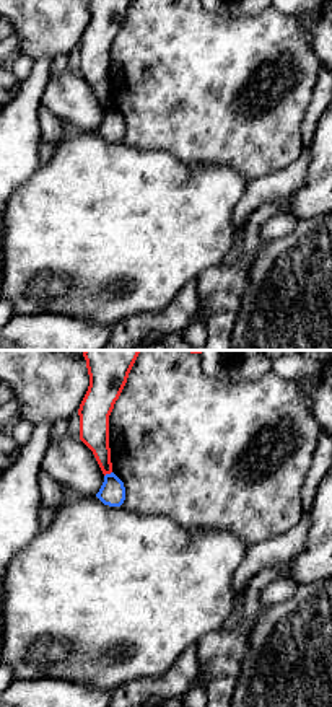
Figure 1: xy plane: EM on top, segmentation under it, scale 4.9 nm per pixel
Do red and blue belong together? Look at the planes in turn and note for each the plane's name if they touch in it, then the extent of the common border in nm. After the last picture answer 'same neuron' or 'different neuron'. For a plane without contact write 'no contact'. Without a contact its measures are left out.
contact in xy; length 50 nm

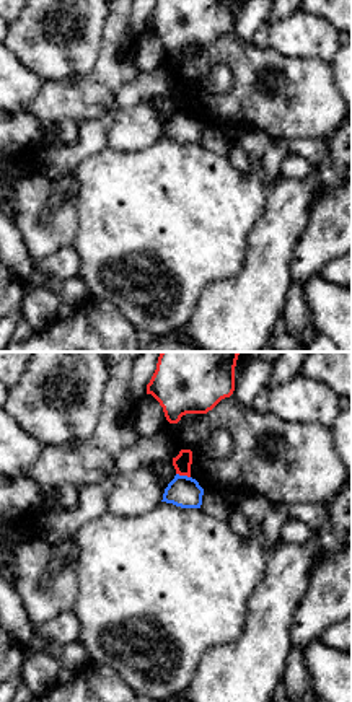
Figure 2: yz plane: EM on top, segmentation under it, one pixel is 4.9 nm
contact in yz; length 80 nm

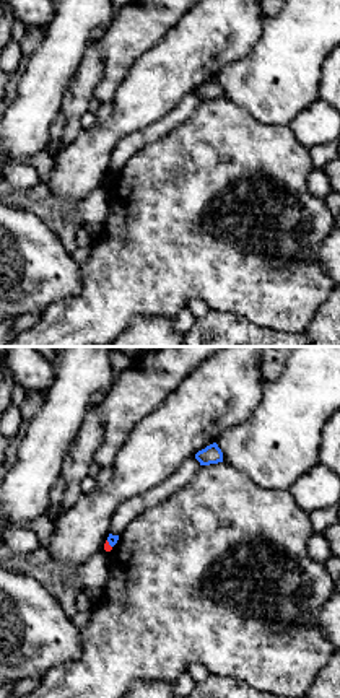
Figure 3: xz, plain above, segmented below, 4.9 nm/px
contact in xz; length 50 nm

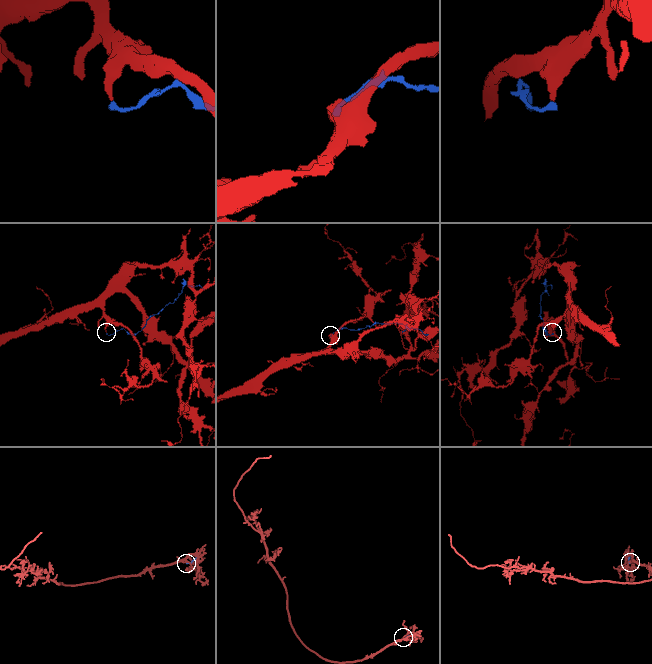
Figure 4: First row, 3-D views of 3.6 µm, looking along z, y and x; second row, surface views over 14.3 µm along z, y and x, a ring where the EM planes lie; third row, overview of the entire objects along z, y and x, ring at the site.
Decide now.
different neuron

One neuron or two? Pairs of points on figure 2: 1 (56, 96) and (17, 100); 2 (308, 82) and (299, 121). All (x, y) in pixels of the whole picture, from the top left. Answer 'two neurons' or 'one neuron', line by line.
1: two neurons
2: one neuron

